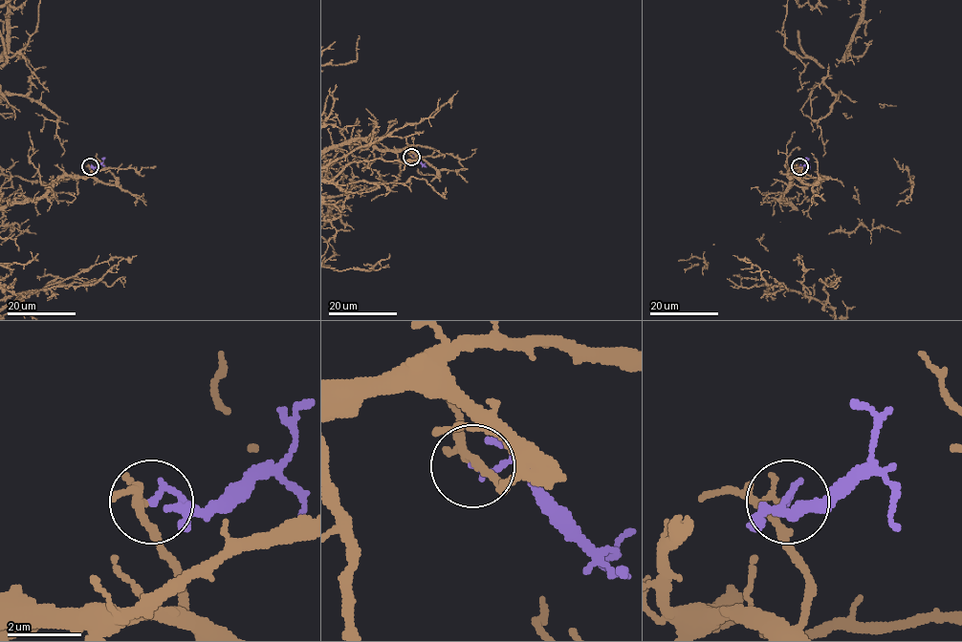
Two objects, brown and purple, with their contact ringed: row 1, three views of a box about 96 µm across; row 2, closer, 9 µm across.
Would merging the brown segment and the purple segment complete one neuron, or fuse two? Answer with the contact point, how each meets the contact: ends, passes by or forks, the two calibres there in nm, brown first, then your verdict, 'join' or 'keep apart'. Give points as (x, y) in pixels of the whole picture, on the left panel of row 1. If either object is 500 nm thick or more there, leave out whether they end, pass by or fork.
at (90, 166); brown passes by; purple ends there; 190 nm thick on the brown side, 170 nm on the other; keep apart

